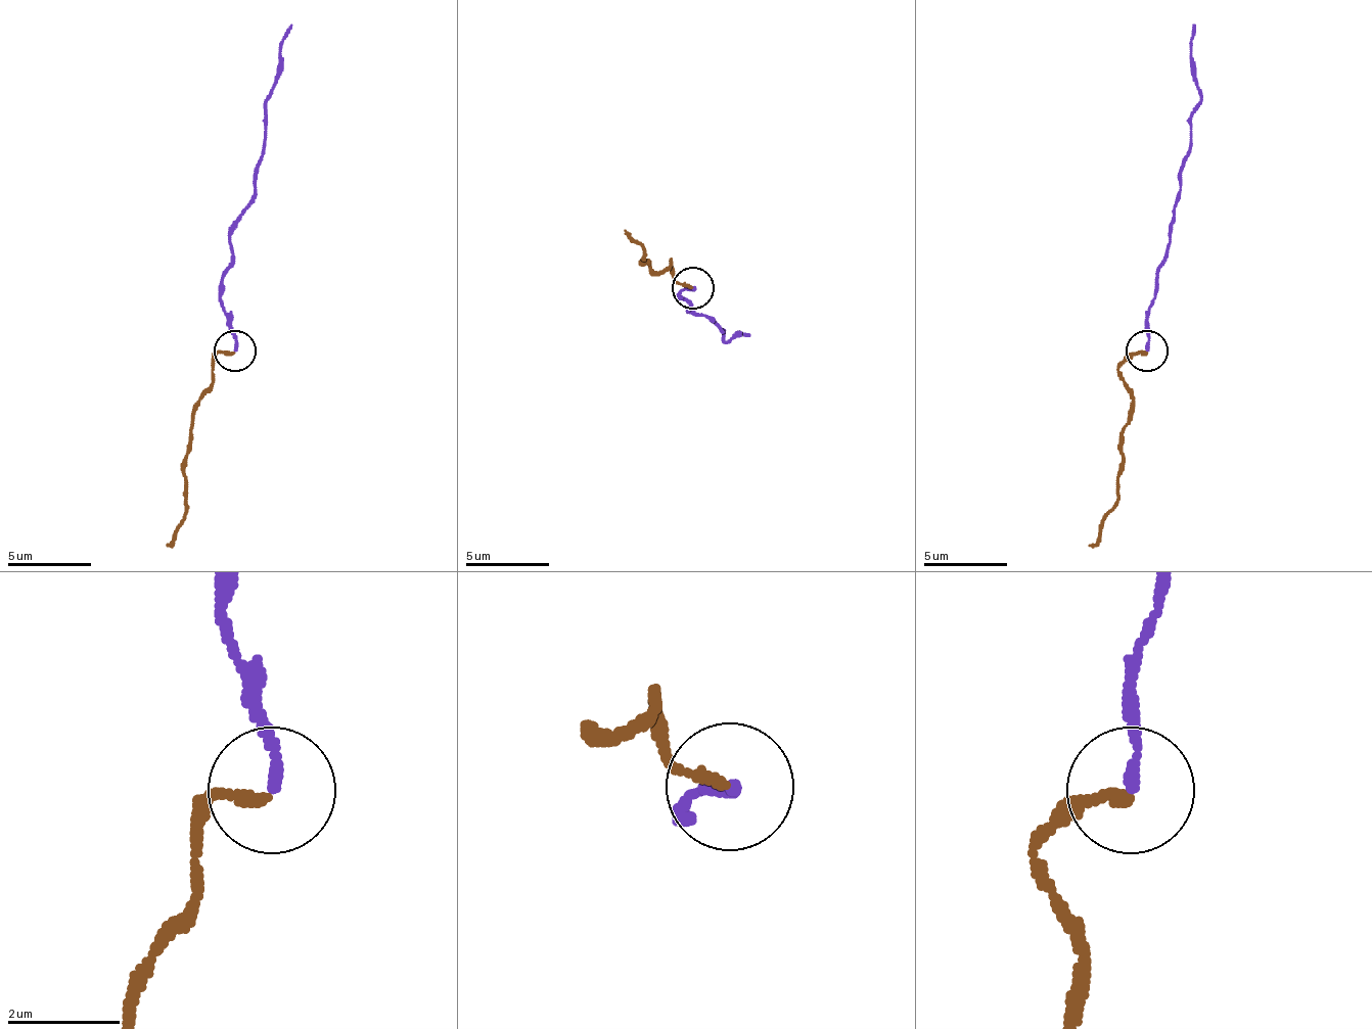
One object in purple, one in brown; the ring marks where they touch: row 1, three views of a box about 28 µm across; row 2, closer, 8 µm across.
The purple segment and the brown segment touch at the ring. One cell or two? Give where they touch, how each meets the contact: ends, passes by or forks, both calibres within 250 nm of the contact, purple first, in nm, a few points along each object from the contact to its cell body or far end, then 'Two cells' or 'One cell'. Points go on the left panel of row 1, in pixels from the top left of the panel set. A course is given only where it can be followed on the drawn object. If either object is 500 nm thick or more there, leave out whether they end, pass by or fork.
Place: (235, 351). At the ring purple ends. At the ring brown ends. Thickness 190 nm (purple) against 200 nm. Course of purple: (236, 349), (223, 299), (232, 220), (253, 194), (278, 44), (290, 22). Course of brown: (236, 354), (215, 354), (211, 366), (211, 387), (194, 412), (186, 446), (186, 509), (165, 546). One cell

